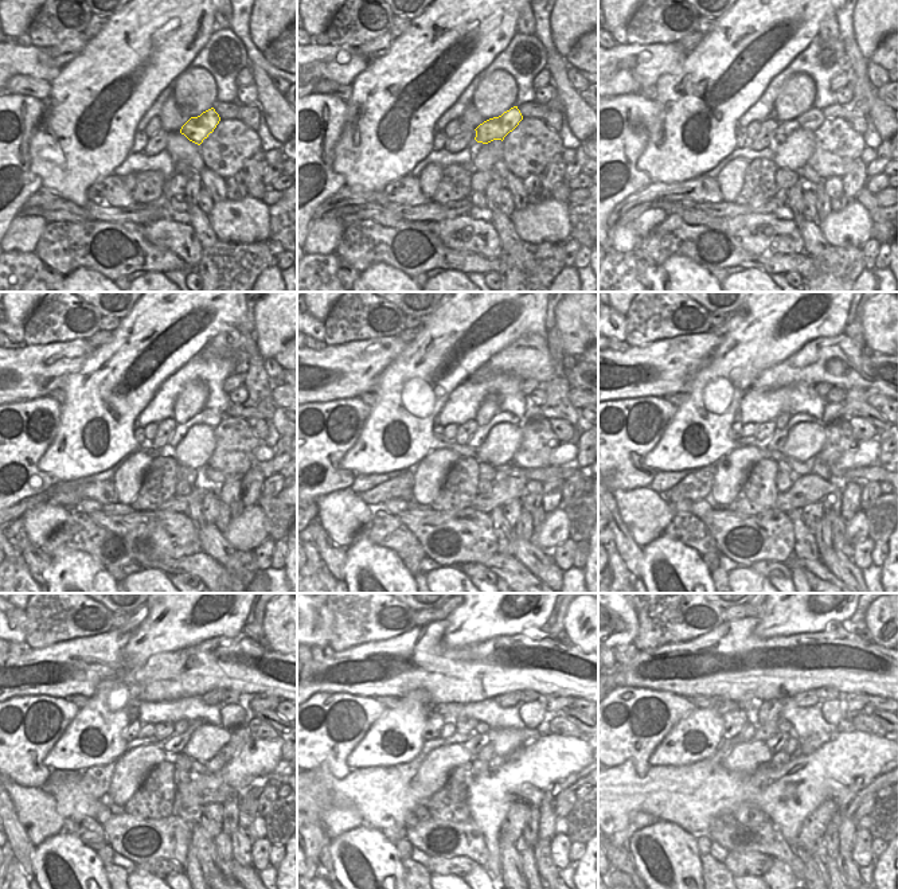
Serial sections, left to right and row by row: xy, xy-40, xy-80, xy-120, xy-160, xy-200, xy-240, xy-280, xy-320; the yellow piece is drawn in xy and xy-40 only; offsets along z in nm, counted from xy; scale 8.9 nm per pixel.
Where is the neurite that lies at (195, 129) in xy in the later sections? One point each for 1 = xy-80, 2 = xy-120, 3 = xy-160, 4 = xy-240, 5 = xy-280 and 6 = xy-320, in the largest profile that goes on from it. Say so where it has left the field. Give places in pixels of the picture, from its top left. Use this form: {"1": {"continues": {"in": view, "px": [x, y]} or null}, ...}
{"1": {"continues": {"in": "xy-80", "px": [812, 119]}}, "2": {"continues": {"in": "xy-120", "px": [207, 417]}}, "3": {"continues": {"in": "xy-160", "px": [476, 440]}}, "4": {"continues": {"in": "xy-240", "px": [174, 744]}}, "5": {"continues": {"in": "xy-280", "px": [475, 744]}}, "6": {"continues": {"in": "xy-320", "px": [776, 743]}}}

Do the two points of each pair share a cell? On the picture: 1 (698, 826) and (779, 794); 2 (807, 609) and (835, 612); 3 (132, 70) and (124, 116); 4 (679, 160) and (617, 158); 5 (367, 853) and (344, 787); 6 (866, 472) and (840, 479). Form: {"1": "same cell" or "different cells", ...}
{"1": "same cell", "2": "same cell", "3": "same cell", "4": "different cells", "5": "different cells", "6": "same cell"}

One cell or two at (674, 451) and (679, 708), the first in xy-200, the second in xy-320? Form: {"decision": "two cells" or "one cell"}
{"decision": "two cells"}

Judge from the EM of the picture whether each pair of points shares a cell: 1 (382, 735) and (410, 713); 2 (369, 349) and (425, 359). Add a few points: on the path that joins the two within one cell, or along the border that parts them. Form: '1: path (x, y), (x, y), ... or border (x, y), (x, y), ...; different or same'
1: path (389, 730), (393, 730), (403, 720); same
2: border (407, 343), (403, 351), (378, 377); different

